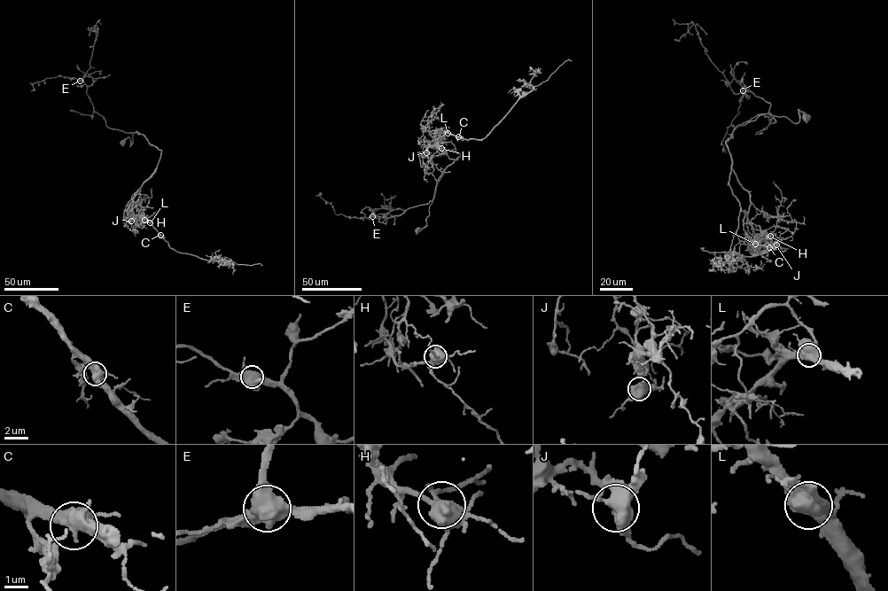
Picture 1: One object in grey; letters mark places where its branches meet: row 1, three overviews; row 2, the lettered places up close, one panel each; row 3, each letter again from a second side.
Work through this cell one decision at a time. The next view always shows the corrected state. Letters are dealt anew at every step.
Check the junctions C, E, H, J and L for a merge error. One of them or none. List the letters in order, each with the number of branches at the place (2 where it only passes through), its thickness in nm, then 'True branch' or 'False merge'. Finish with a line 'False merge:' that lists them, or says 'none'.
C: Branches: 3. Thickness 500 nm. True branch
E: Branches: 3. Thickness 600 nm. True branch
H: Branches: 3. Thickness 550 nm. True branch
J: Branches: 3. Thickness 600 nm. True branch
L: Branches: 3. Thickness 600 nm. False merge
False merge: L

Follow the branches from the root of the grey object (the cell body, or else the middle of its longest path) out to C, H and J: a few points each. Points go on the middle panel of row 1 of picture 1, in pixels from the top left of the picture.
C: (417, 229), (427, 225), (446, 167), (461, 155), (455, 149), (440, 153), (433, 136), (445, 132), (458, 136)
H: (417, 229), (427, 225), (446, 167), (461, 155), (455, 149), (440, 153), (434, 139), (432, 148), (441, 148)
J: (417, 229), (427, 225), (429, 206), (446, 167), (461, 155), (450, 142), (422, 144), (428, 147), (426, 152)

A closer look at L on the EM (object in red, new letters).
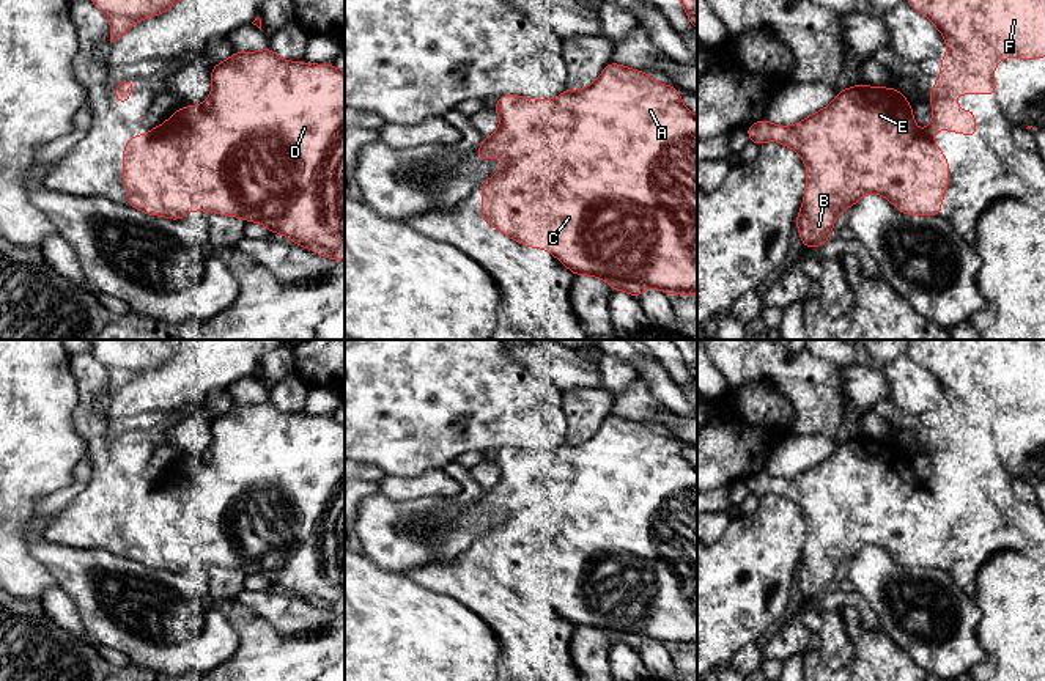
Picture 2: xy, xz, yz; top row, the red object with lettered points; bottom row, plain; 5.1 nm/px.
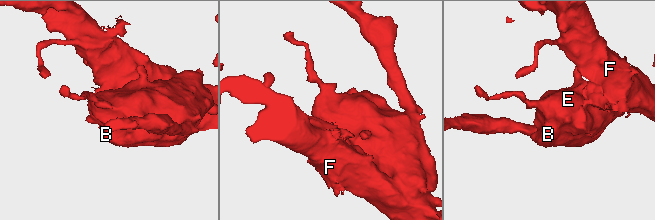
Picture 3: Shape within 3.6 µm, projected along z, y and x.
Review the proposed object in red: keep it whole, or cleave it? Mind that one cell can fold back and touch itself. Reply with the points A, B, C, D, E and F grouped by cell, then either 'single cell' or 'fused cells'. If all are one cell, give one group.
A B C D E / F | fused cells

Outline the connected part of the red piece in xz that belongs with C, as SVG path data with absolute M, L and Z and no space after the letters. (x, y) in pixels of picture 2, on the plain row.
M607 415L600 429L587 440L565 442L556 451L504 447L493 462L499 467L500 477L478 497L477 511L502 510L504 521L483 533L480 539L491 544L504 560L511 587L519 596L545 601L574 628L598 629L615 643L630 645L636 651L645 640L656 640L667 646L697 648L697 469L685 459L675 439L659 436L642 423Z

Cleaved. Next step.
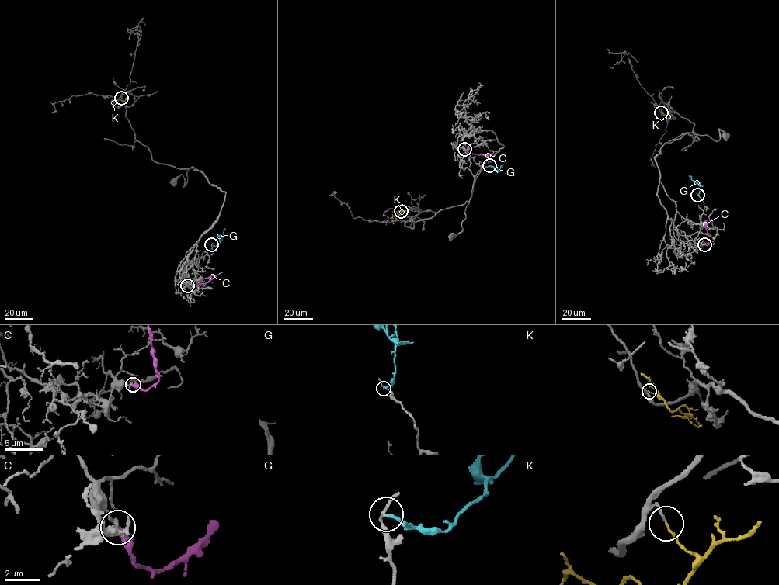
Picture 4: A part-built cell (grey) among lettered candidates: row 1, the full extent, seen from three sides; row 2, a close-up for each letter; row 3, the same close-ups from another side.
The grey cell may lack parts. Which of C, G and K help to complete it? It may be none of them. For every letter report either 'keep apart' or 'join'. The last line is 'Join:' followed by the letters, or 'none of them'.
C: keep apart
G: keep apart
K: join
Join: K

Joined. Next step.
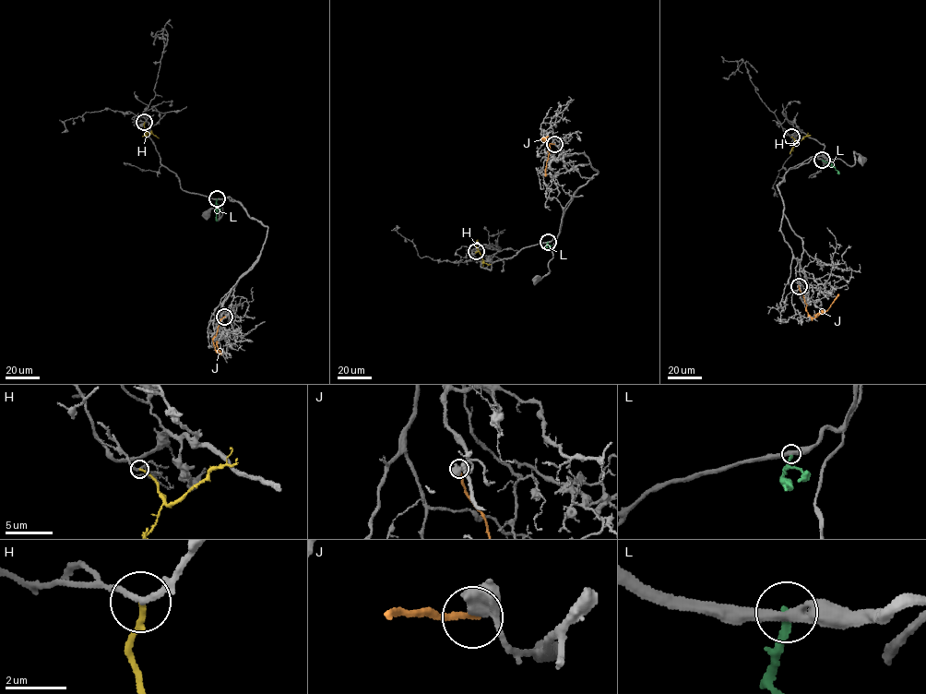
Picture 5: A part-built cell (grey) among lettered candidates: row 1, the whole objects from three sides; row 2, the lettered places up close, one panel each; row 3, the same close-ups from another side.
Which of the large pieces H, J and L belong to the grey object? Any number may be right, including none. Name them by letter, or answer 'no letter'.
H

